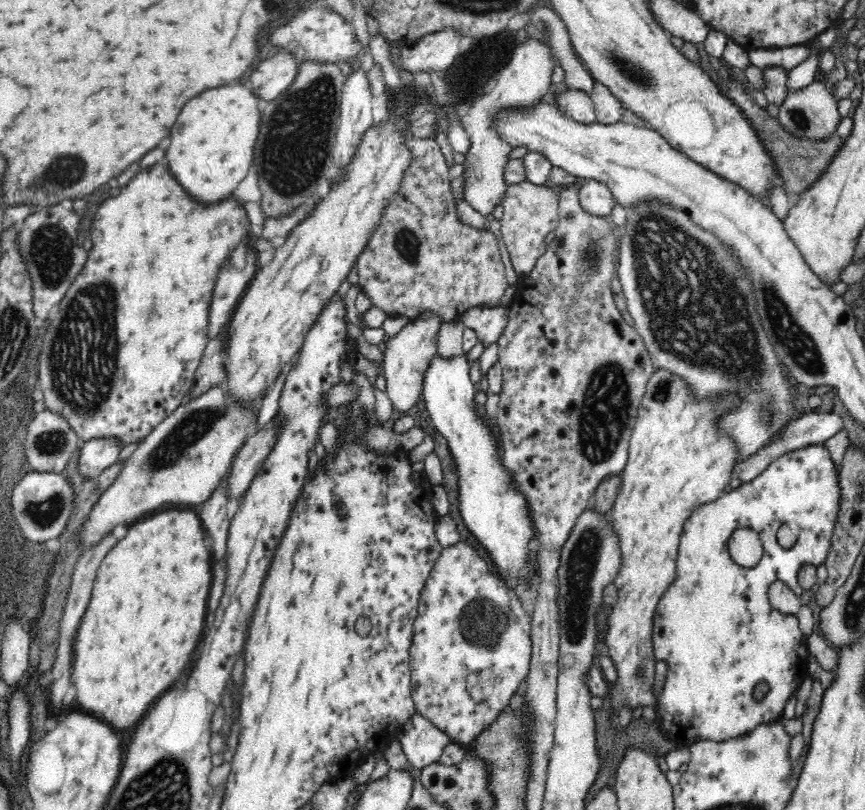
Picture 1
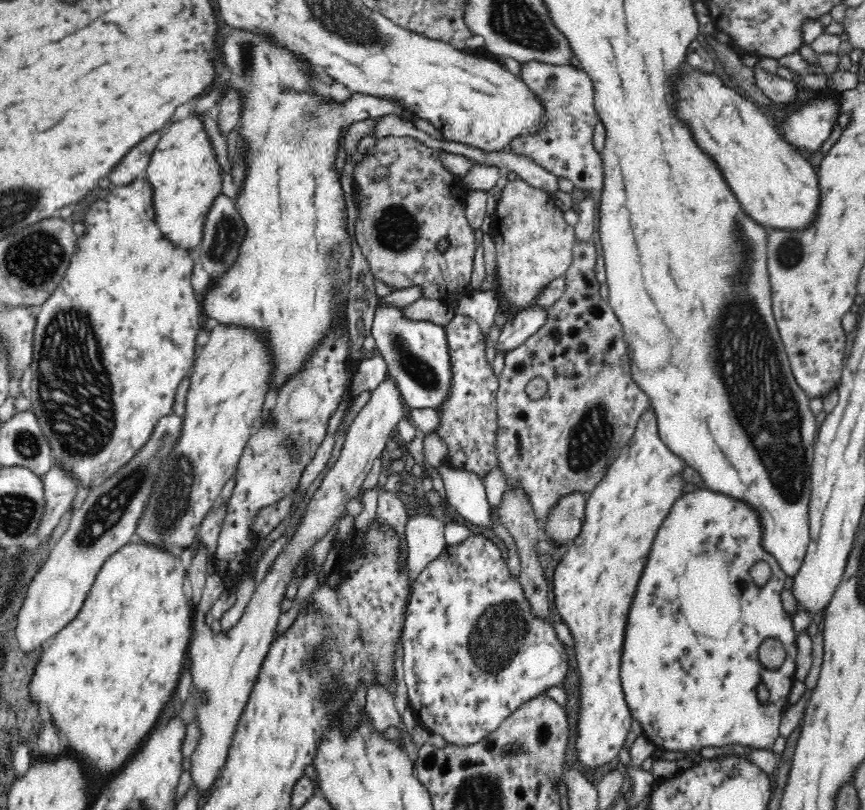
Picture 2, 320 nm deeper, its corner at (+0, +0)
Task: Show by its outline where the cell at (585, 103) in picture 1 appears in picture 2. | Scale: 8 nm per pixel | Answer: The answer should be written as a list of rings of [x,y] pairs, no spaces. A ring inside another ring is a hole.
[[[532,58],[532,61],[520,65],[519,78],[542,102],[544,114],[540,118],[541,126],[534,135],[531,133],[512,139],[505,150],[532,159],[538,166],[560,179],[573,182],[576,188],[582,188],[587,193],[602,190],[604,167],[601,153],[593,145],[594,128],[600,120],[594,106],[591,79],[581,68],[566,64],[548,65]]]

